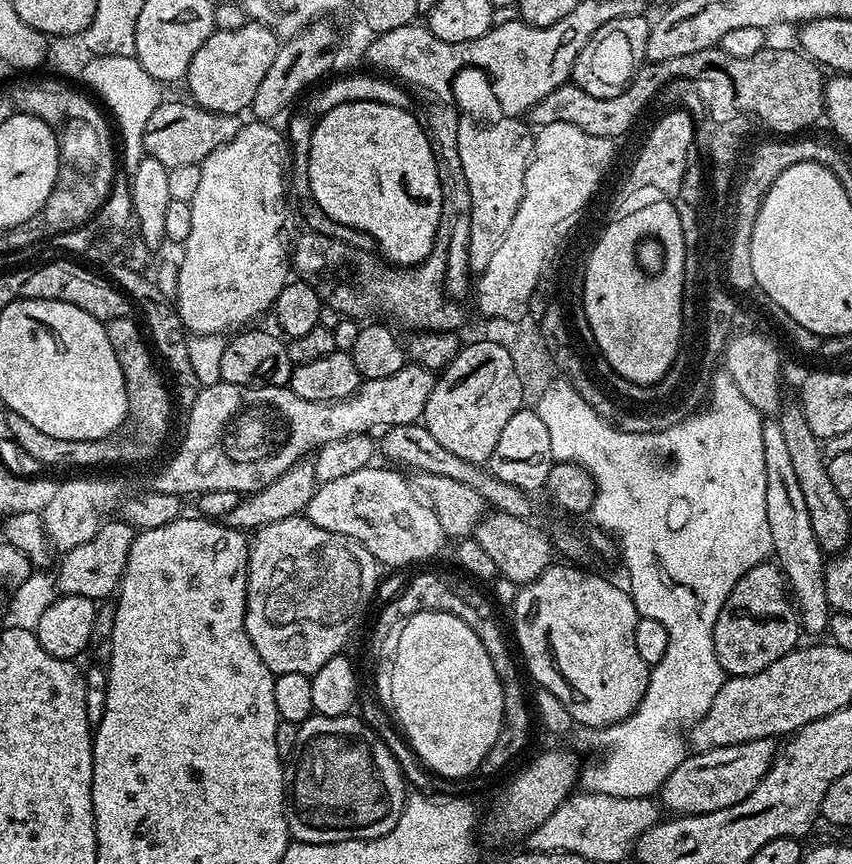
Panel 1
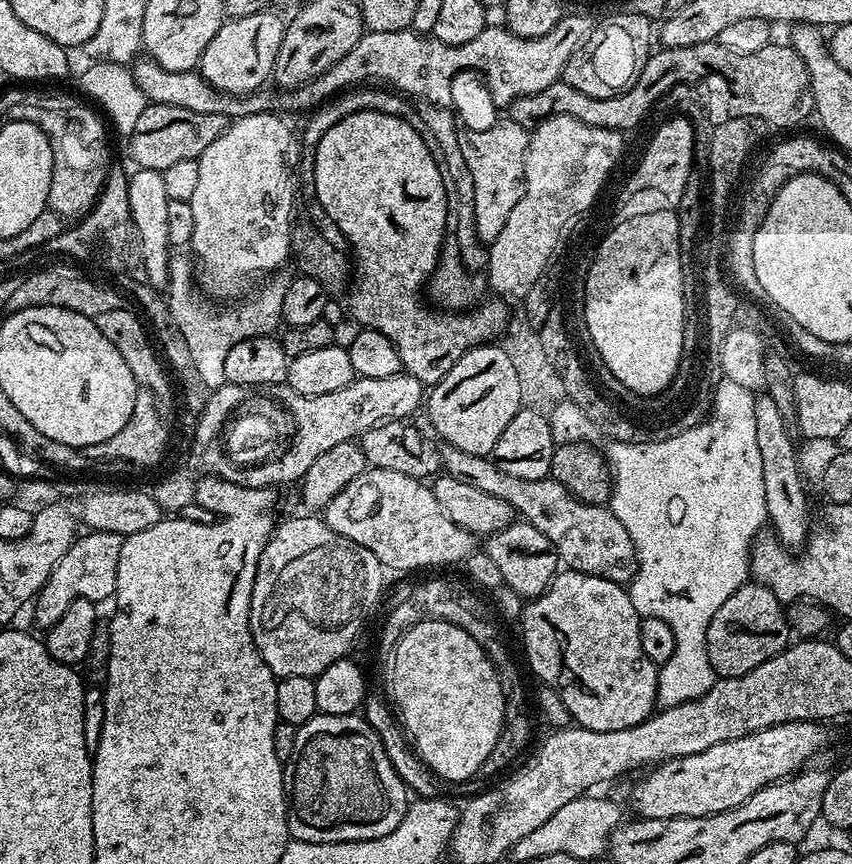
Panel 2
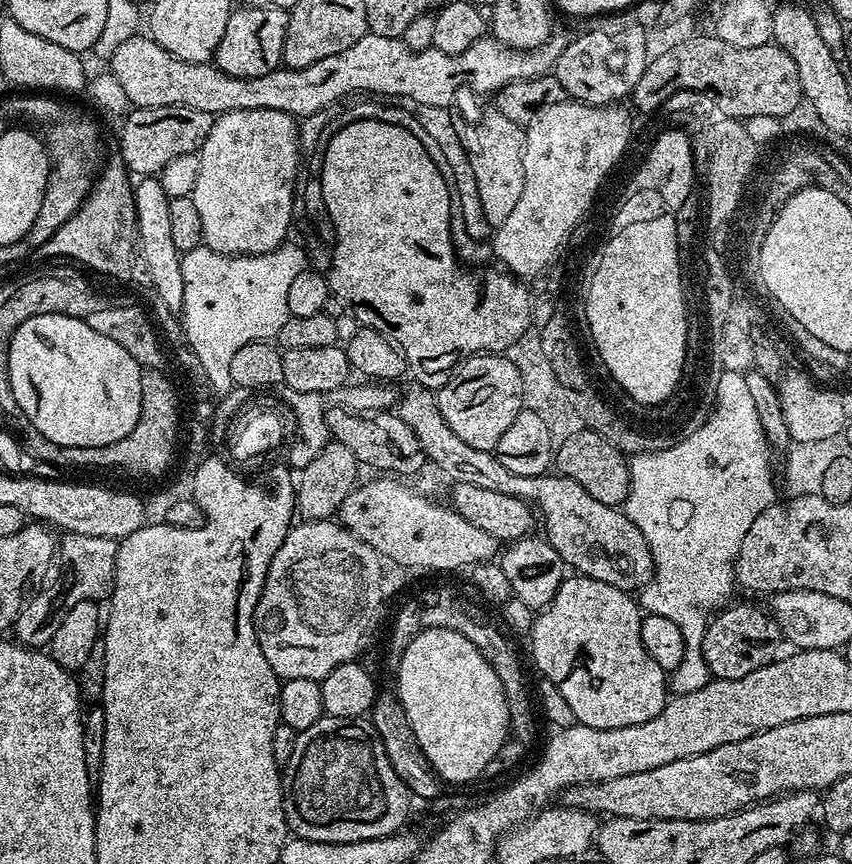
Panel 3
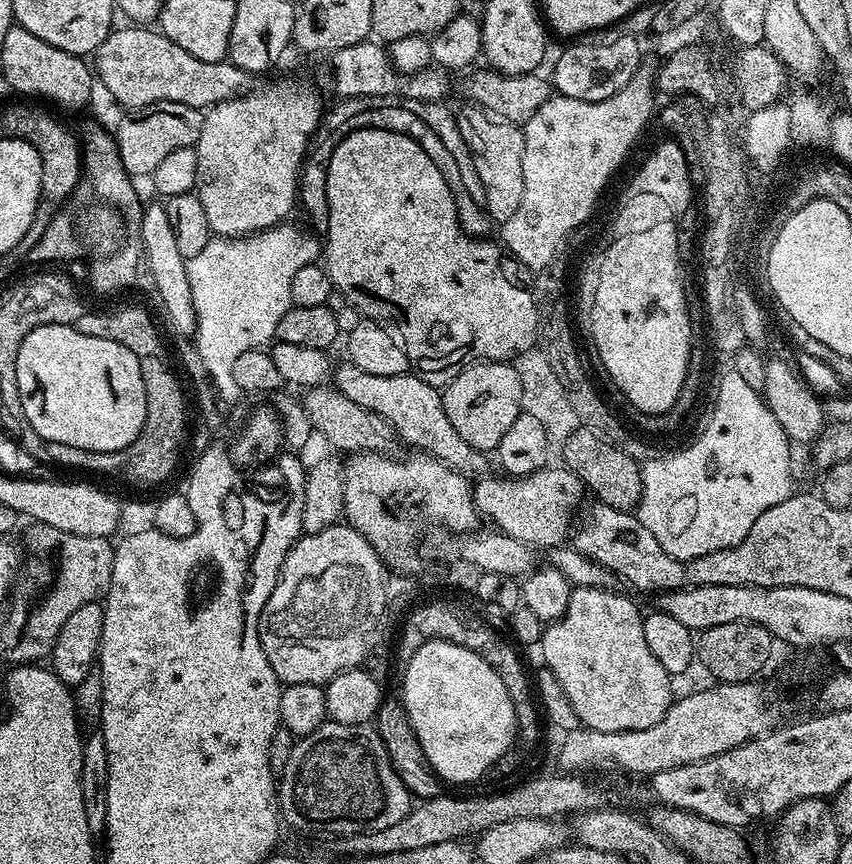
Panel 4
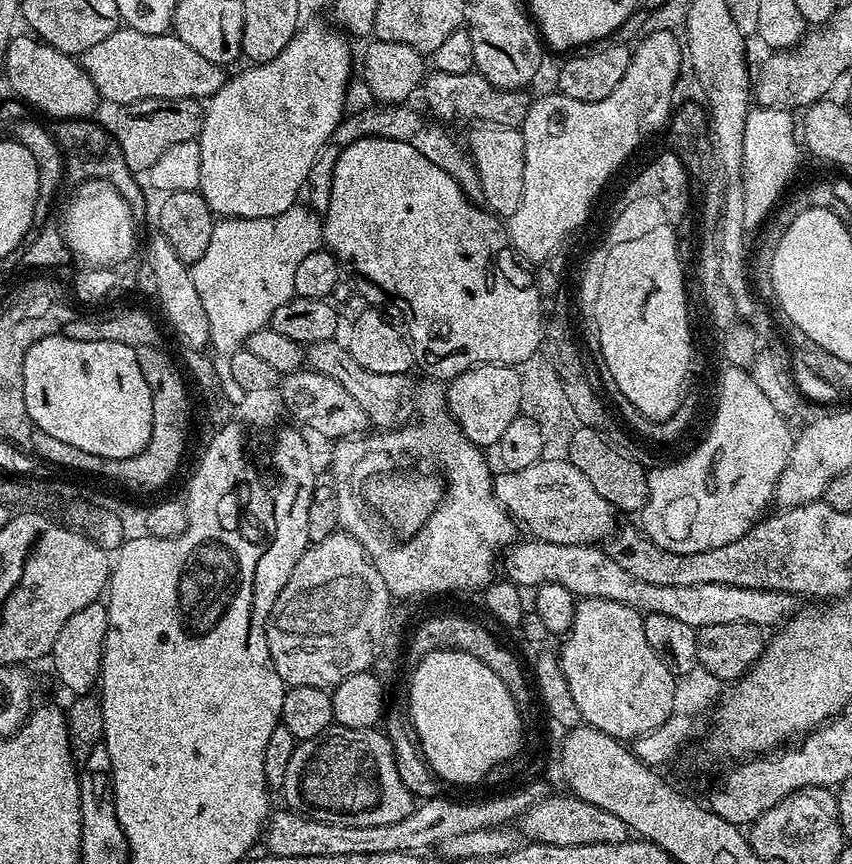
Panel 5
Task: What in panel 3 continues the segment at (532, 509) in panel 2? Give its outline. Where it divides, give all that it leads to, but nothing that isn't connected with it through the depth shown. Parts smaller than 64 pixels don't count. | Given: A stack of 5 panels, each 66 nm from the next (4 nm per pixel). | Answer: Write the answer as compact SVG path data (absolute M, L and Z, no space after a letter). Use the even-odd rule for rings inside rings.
M415 382L409 384L398 400L399 418L417 435L425 457L431 463L433 460L449 476L449 481L458 484L470 482L470 486L498 490L498 494L510 494L512 498L531 504L538 513L539 523L540 520L544 523L543 535L552 543L554 550L558 550L573 573L618 586L618 590L629 594L639 593L652 580L656 574L652 551L642 530L634 526L627 512L611 504L598 502L598 498L586 494L586 490L582 490L574 478L559 474L527 476L506 470L506 466L498 462L495 452L474 450L474 446L462 442L462 438L458 438L458 434L446 426L446 418L442 418L442 410L438 410L433 389Z

